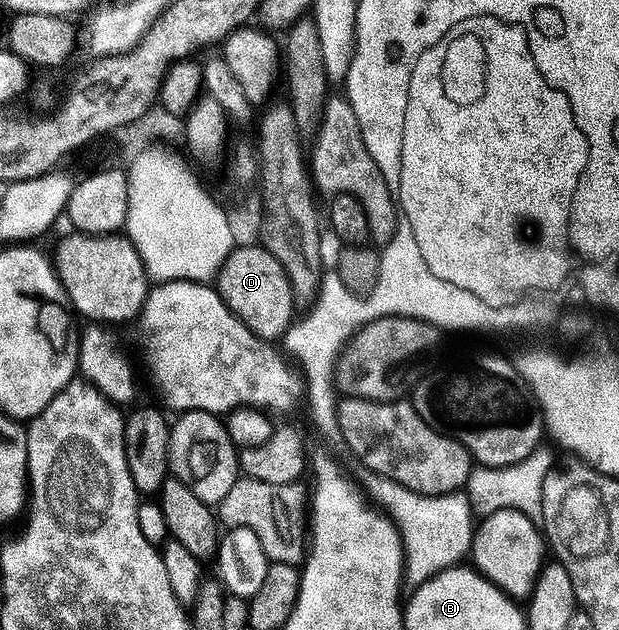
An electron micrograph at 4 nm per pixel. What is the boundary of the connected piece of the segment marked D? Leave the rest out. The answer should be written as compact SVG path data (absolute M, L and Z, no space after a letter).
M264 246L257 248L238 247L222 266L215 280L223 302L247 325L260 340L277 342L288 334L295 324L295 305L291 282L280 262Z

